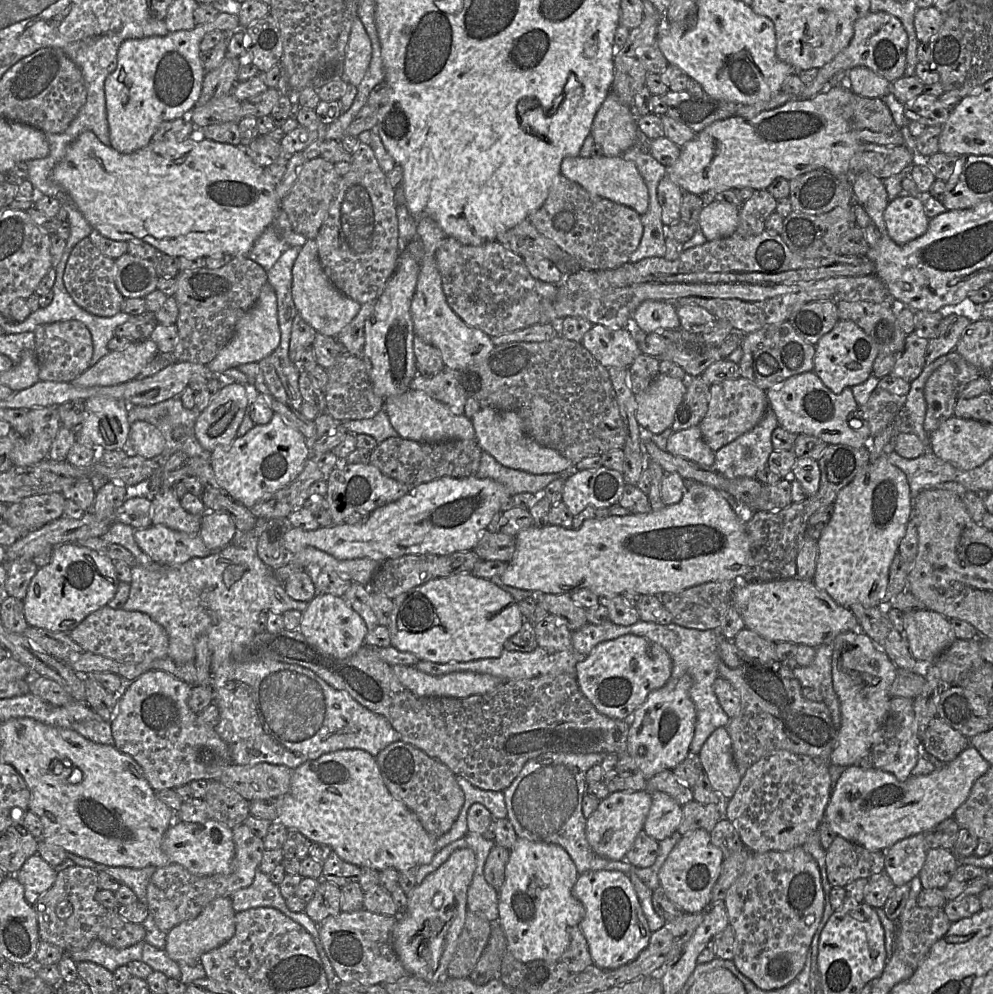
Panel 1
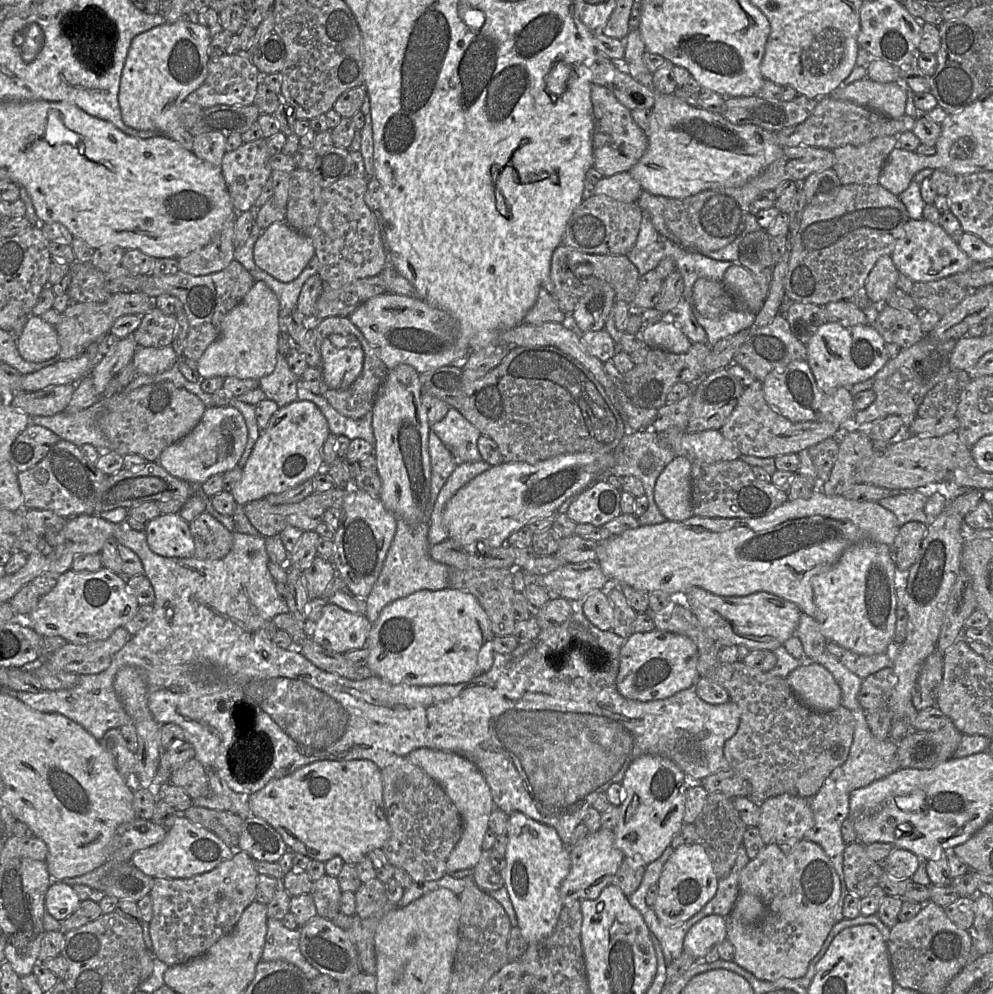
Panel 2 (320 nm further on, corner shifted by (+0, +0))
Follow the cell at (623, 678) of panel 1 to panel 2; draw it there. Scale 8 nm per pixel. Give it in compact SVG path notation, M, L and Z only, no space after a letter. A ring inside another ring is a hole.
M656 628L646 633L633 633L620 650L616 687L630 700L647 702L669 698L681 690L696 685L698 652L688 637L660 631Z

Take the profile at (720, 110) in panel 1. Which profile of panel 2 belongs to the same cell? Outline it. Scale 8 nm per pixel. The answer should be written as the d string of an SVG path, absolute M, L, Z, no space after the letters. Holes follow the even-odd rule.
M798 95L792 101L769 102L757 96L726 97L722 116L736 125L753 124L769 131L780 131L805 121L818 99Z

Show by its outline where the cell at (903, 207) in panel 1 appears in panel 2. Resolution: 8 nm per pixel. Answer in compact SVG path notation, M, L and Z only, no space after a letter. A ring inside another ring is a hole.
M909 219L891 254L897 270L914 282L929 282L968 271L974 262L939 224Z

